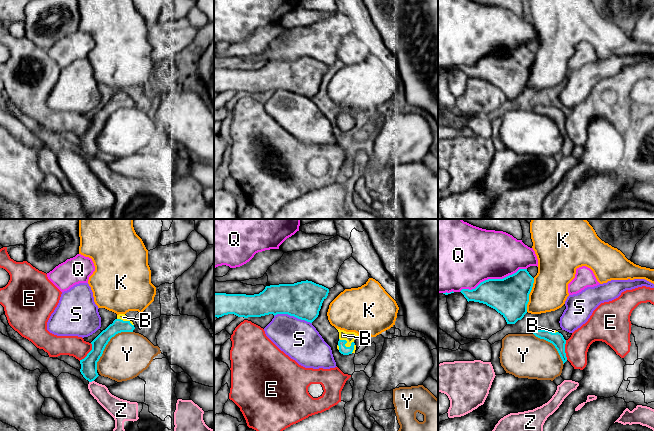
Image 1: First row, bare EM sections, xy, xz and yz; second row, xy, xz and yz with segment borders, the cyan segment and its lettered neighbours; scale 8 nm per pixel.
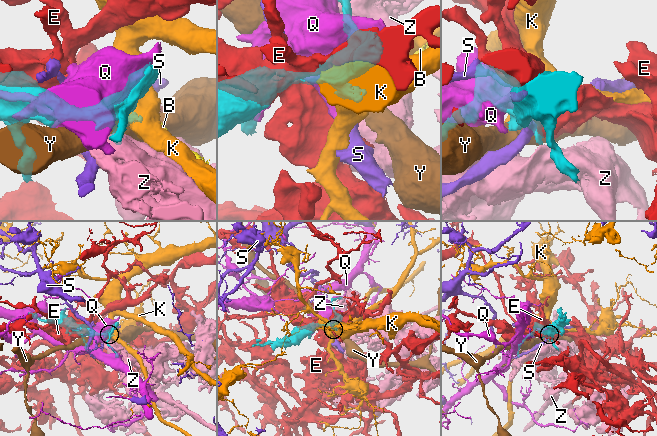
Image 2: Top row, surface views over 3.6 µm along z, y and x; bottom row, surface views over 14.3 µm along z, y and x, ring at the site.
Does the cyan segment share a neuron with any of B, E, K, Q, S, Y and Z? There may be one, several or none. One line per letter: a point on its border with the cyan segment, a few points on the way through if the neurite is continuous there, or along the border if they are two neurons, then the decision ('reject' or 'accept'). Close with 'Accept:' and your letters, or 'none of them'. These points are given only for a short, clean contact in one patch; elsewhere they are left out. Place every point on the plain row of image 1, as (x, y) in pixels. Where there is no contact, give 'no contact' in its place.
B: contact xz (345, 119); way xz (344, 126), (345, 119), (343, 111); accept
E: contact xy (88, 129); reject
K: contact yz (528, 71); border yz (534, 54), (526, 87); reject
Q: contact yz (492, 55); reject
S: contact xz (293, 91); reject
Y: contact xy (107, 119); reject
Z: contact xy (91, 157); reject
Accept: B

